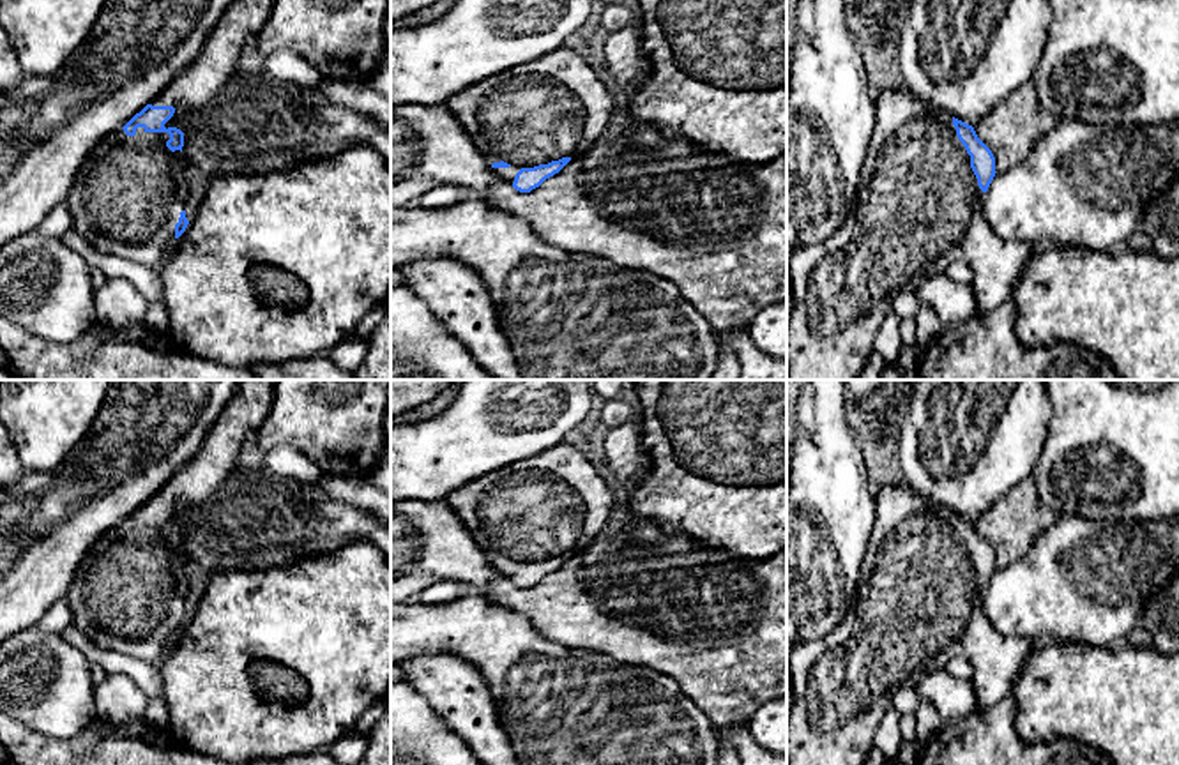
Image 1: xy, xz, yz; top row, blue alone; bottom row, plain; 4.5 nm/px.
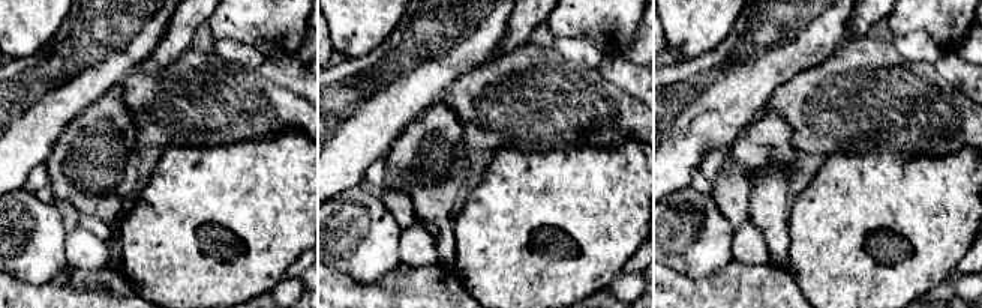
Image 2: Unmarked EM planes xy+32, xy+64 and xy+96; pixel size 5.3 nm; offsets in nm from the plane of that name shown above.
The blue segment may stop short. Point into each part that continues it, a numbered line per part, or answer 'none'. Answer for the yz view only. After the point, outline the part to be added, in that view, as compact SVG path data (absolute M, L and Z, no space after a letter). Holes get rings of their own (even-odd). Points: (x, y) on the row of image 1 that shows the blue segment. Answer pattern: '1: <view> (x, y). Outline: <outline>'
1: yz (918, 209). Outline: M891 88L880 92L875 99L875 129L868 143L868 154L861 170L861 184L854 205L847 212L843 224L829 239L801 247L787 256L787 272L794 290L794 311L787 330L787 380L857 380L870 353L875 350L873 343L879 334L882 320L893 313L893 300L901 290L916 290L932 274L944 274L953 261L963 261L972 270L972 290L977 302L977 313L988 313L1009 300L1016 277L1023 272L1027 260L1038 249L1034 244L1023 240L1004 240L990 231L990 226L981 216L983 191L970 168L970 155L956 136L953 117L939 108L928 106L916 97L909 88Z

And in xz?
1: xz (555, 106). Outline: M566 44L543 58L498 72L460 94L445 108L481 150L498 180L514 182L521 168L548 164L562 157L578 157L599 141L615 111L615 99L596 76L594 67Z

